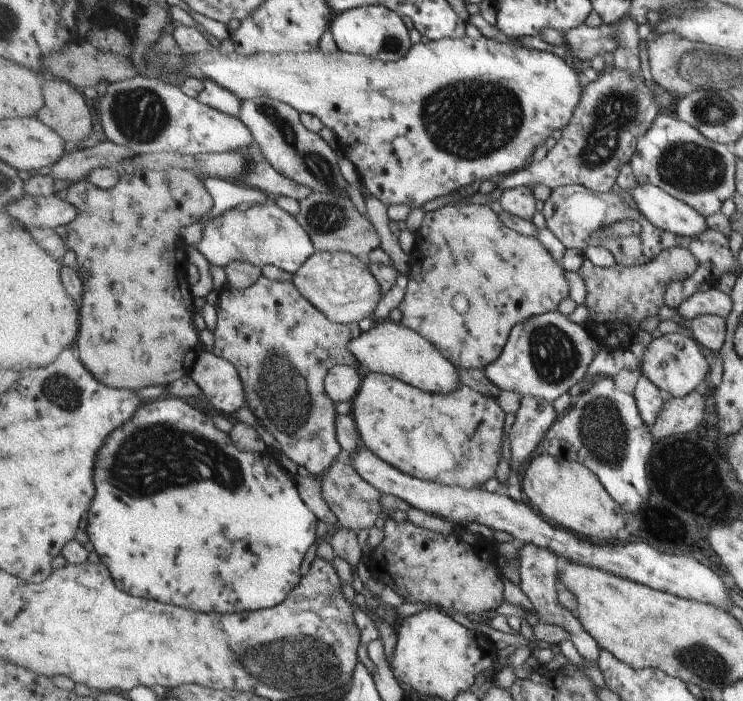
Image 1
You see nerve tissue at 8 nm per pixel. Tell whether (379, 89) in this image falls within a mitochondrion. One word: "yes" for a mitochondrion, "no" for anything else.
no

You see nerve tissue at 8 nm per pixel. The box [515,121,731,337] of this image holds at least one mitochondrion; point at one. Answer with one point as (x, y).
(689, 168)

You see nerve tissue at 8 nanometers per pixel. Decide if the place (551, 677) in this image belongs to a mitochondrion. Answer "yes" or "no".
no

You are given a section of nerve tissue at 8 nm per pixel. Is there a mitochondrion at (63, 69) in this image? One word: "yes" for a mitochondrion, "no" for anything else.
no

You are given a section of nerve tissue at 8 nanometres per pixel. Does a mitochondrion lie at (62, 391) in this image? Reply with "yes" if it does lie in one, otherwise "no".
yes

